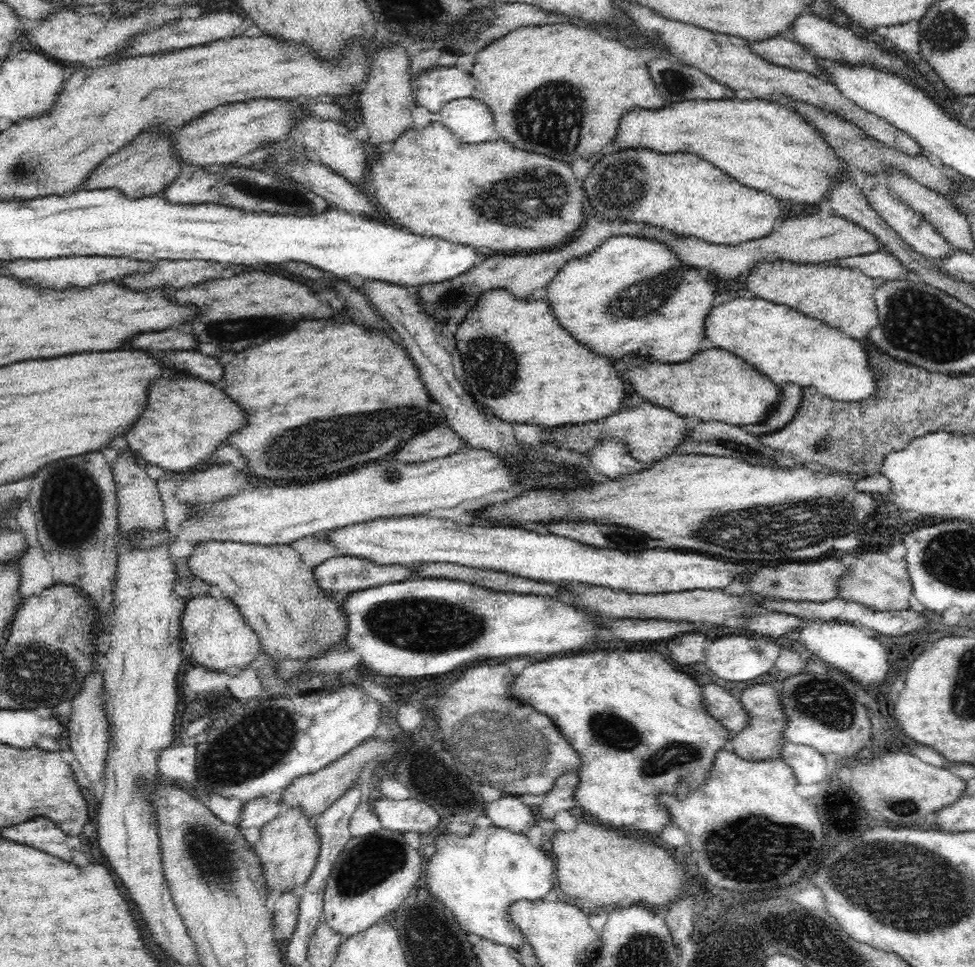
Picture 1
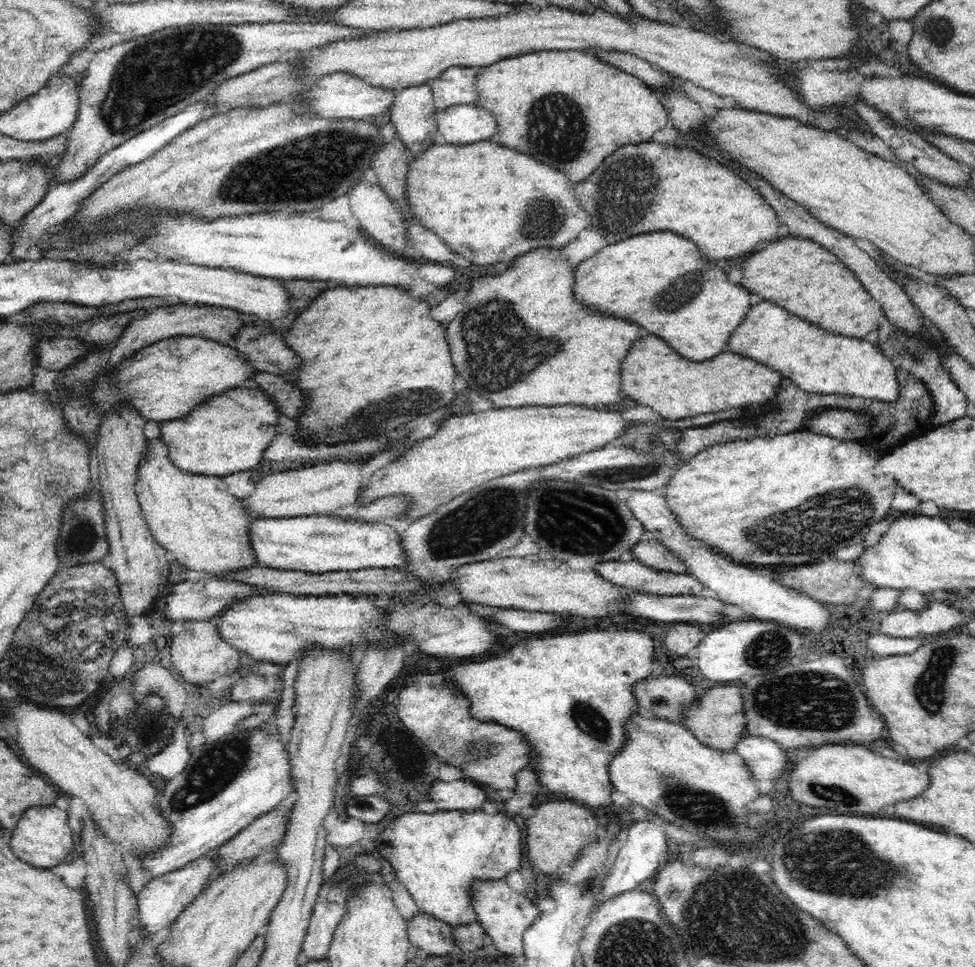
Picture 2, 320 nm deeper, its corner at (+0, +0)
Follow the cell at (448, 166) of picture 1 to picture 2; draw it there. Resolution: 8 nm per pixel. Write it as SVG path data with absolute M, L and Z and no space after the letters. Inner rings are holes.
M492 140L468 145L442 142L411 157L406 198L411 214L423 227L438 235L454 253L478 266L508 262L540 246L546 249L564 248L578 238L582 230L591 227L586 210L574 196L574 184L564 172L540 164L516 150L496 146Z

